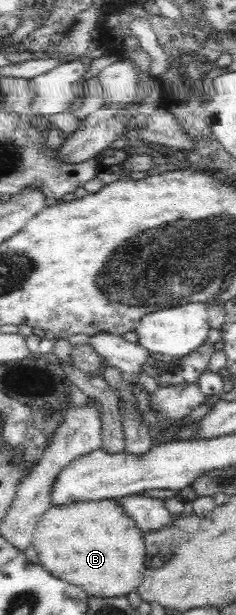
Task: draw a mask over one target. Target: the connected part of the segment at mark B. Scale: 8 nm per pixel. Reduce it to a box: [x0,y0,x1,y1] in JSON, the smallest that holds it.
[31,499,146,598]

